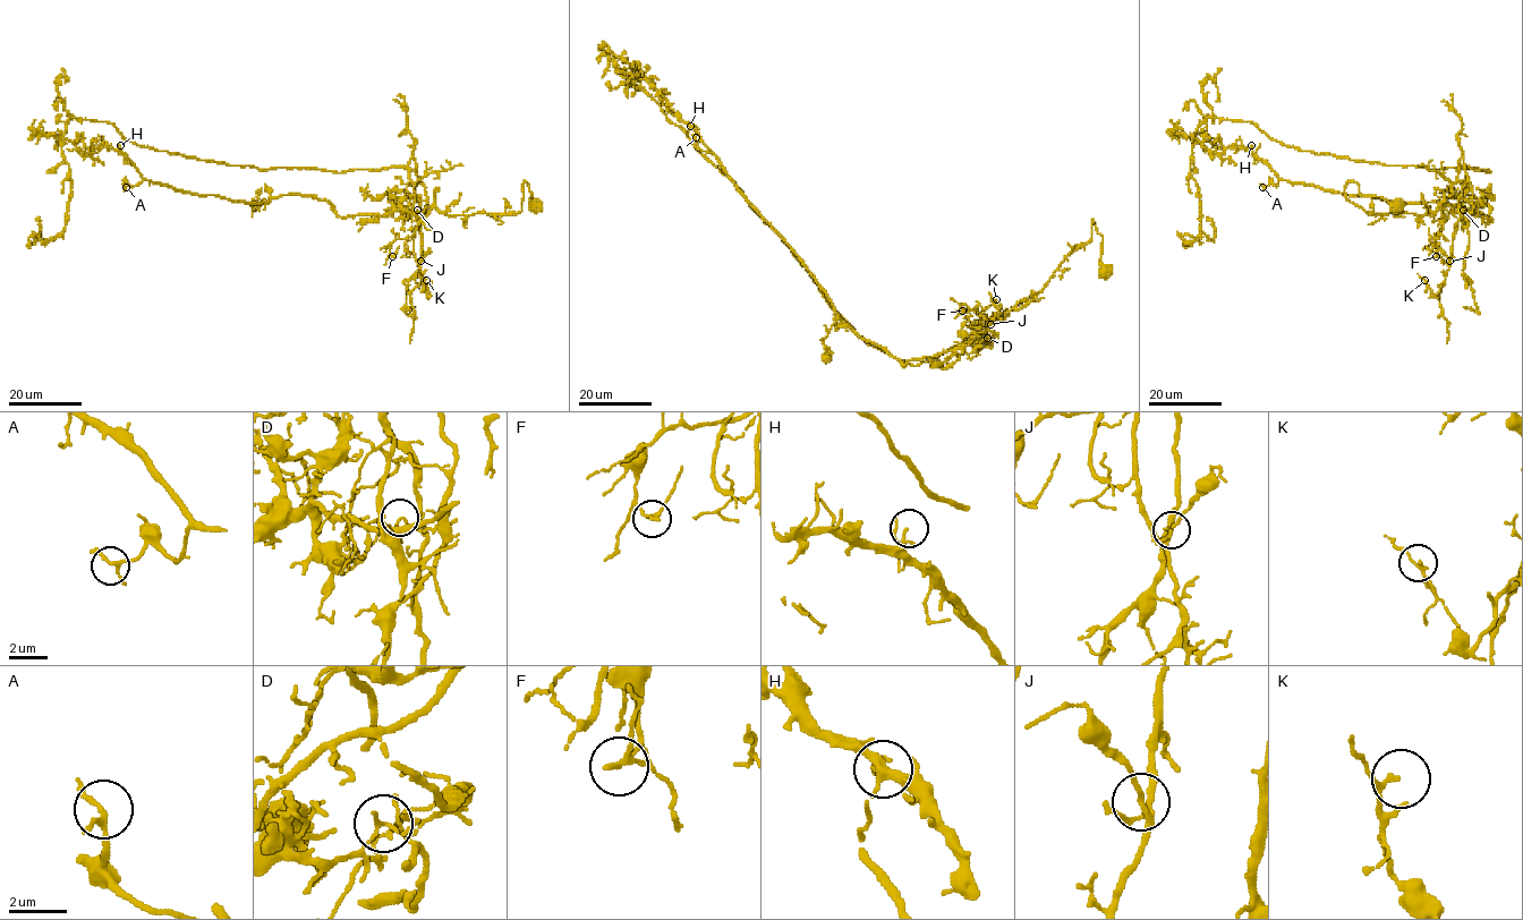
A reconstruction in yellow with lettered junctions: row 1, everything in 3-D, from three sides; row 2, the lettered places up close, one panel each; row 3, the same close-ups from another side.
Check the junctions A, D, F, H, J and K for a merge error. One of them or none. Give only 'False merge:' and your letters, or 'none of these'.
False merge: D

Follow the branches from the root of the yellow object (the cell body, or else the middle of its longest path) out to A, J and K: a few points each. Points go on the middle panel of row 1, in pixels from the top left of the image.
A: (1106, 269), (1092, 219), (1092, 238), (1030, 300), (967, 344), (904, 365), (840, 318), (696, 137)
J: (1106, 269), (1092, 219), (1092, 238), (1039, 291), (970, 340), (992, 339), (983, 326), (990, 324)
K: (1106, 269), (1092, 219), (1092, 238), (1039, 291), (971, 341), (995, 334), (983, 326), (998, 313), (996, 299)

